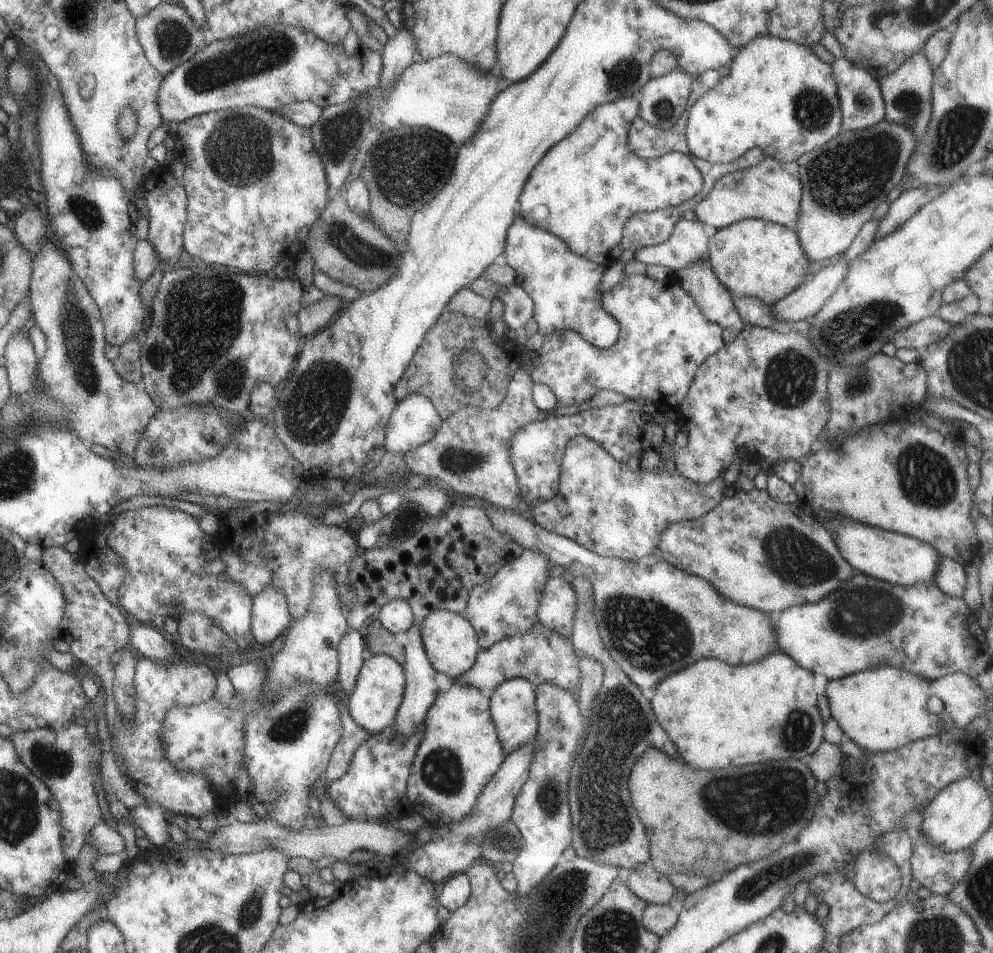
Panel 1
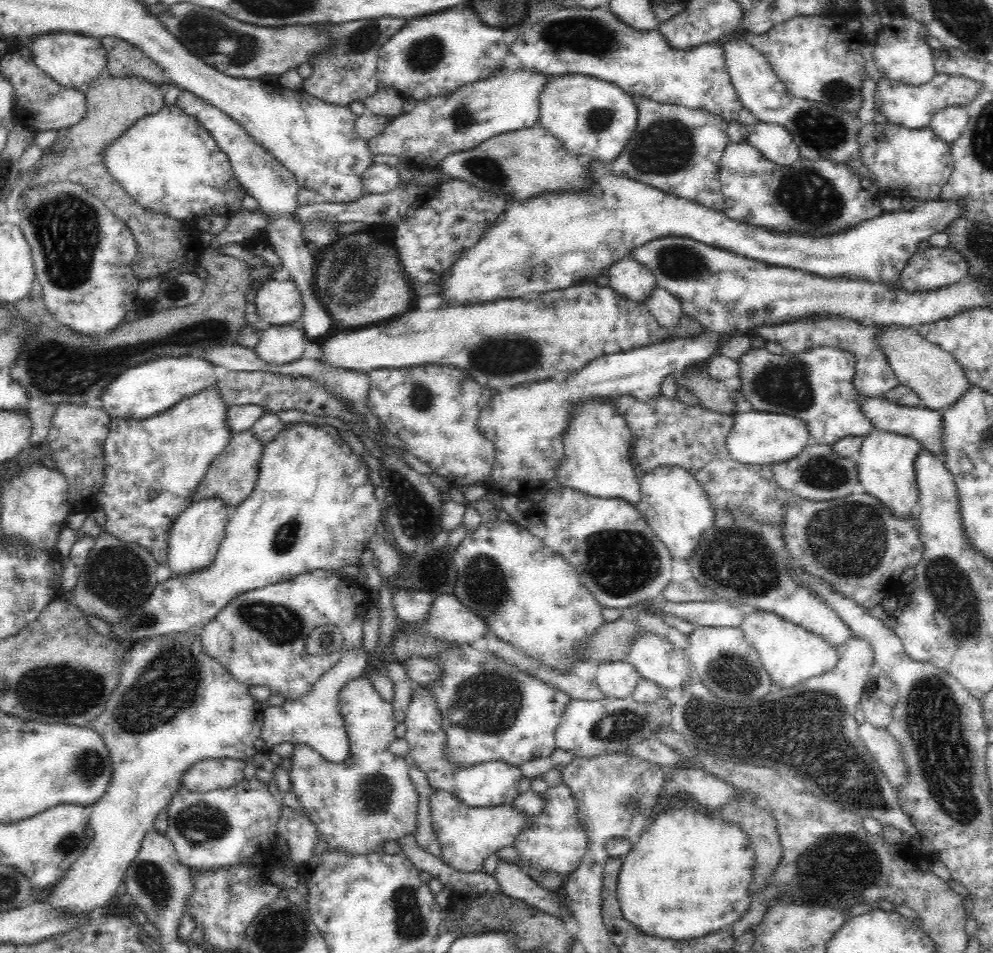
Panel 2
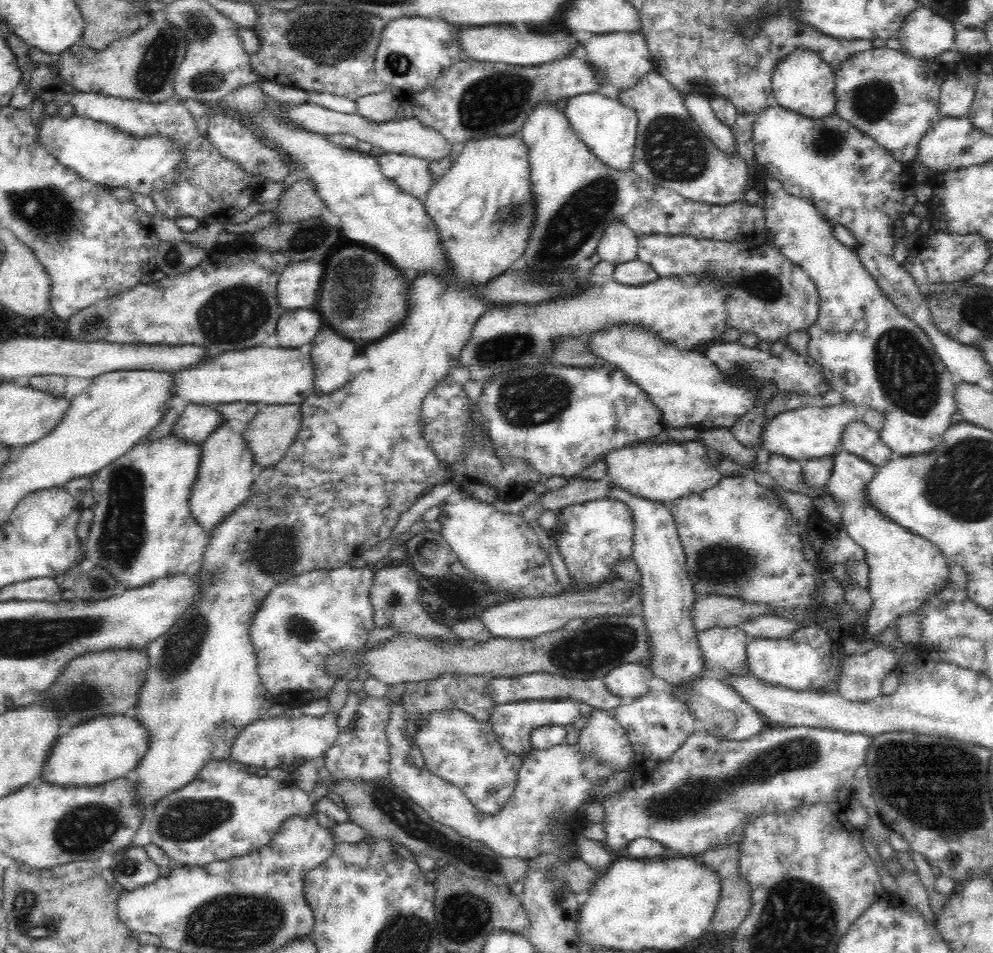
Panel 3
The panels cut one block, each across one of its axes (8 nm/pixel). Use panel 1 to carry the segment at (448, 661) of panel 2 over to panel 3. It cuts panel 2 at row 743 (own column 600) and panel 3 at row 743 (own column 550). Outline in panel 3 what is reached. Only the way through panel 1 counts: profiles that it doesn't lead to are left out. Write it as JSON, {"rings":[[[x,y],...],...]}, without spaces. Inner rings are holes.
{"rings":[[[544,699],[540,701],[521,701],[509,704],[500,704],[494,706],[494,712],[488,720],[494,730],[494,735],[500,744],[500,747],[506,752],[525,757],[533,749],[531,744],[531,735],[533,730],[542,726],[573,724],[579,715],[579,704],[576,701],[566,699]]]}

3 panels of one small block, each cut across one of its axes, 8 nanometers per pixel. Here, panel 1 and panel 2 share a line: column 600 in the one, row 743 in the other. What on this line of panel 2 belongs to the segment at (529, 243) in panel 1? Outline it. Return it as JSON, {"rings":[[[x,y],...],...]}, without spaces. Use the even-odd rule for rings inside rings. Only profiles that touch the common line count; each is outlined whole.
{"rings":[[[356,647],[343,651],[343,657],[324,674],[312,690],[304,697],[287,700],[282,706],[270,706],[263,712],[261,738],[264,740],[266,751],[274,752],[276,746],[282,742],[292,745],[310,746],[316,753],[320,753],[328,762],[340,763],[348,758],[349,743],[345,731],[345,724],[340,715],[340,699],[338,694],[342,686],[362,677],[368,666],[368,655],[364,647]]]}

